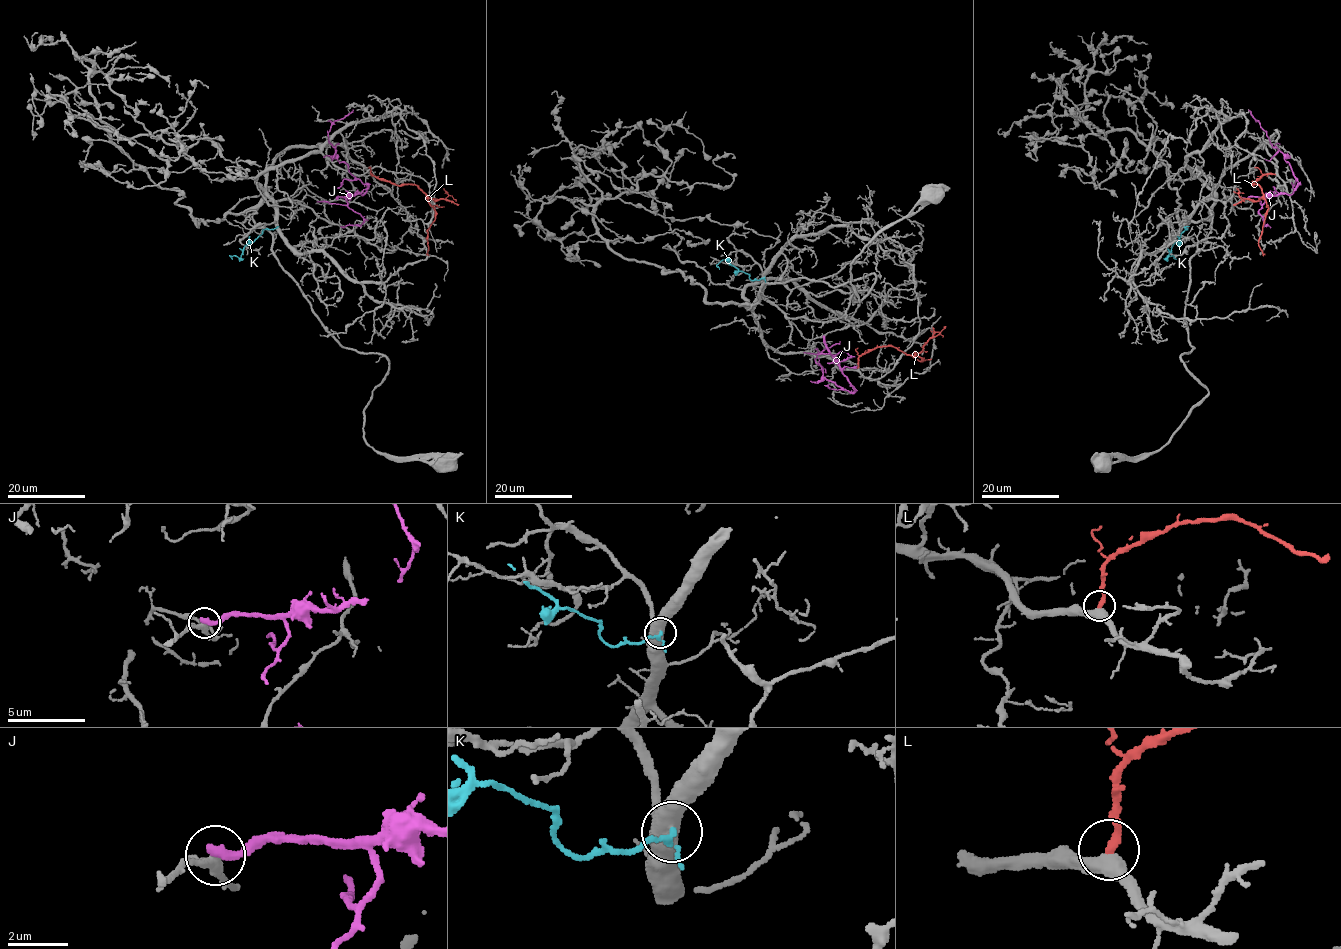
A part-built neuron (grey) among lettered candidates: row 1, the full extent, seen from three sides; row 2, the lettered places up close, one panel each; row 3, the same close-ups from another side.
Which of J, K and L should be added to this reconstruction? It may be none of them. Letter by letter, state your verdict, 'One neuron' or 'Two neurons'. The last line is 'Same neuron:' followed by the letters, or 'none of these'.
J: Two neurons
K: Two neurons
L: One neuron
Same neuron: L

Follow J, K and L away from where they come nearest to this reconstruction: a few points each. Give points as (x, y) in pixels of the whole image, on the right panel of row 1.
J: (1243, 198), (1290, 194), (1299, 184), (1283, 154), (1269, 140), (1267, 133), (1248, 109)
K: (1184, 227), (1187, 229), (1166, 256), (1176, 259)
L: (1274, 174), (1265, 174), (1253, 185), (1258, 184), (1268, 207), (1258, 243), (1263, 256)

